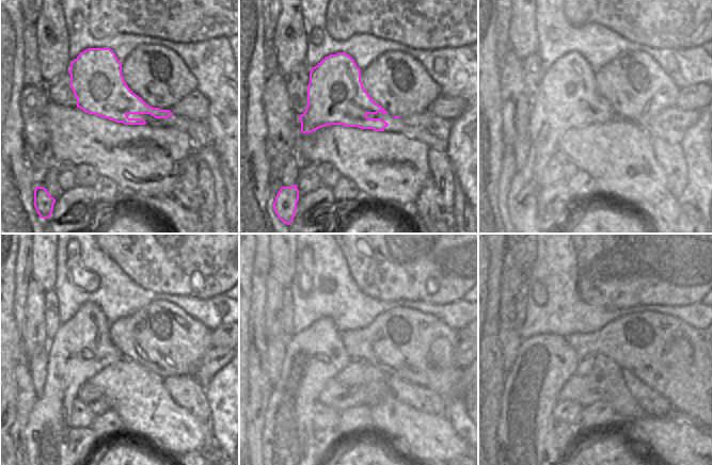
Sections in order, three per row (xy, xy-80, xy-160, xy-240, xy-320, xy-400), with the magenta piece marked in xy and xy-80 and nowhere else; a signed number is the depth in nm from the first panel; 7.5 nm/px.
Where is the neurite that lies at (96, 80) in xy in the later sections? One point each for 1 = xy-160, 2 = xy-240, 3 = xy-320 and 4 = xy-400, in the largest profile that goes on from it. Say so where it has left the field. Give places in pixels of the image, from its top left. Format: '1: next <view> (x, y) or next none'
1: next xy-160 (567, 97)
2: next xy-240 (81, 347)
3: next xy-320 (313, 356)
4: next xy-400 (526, 449)

